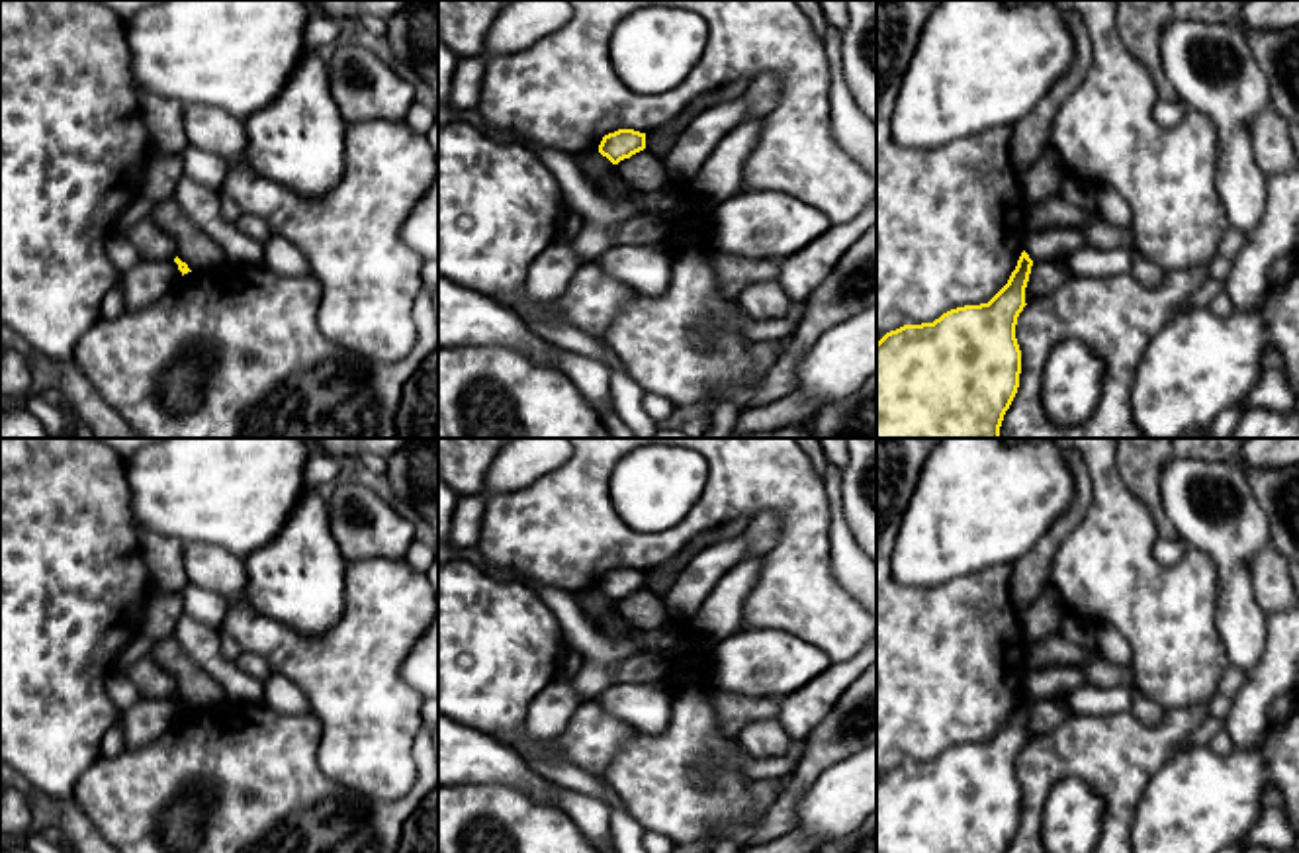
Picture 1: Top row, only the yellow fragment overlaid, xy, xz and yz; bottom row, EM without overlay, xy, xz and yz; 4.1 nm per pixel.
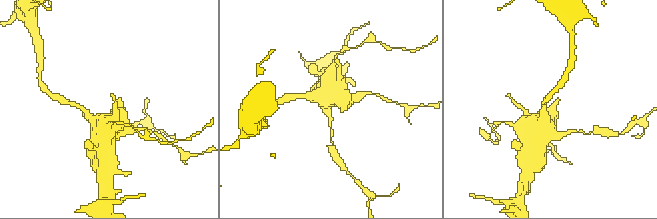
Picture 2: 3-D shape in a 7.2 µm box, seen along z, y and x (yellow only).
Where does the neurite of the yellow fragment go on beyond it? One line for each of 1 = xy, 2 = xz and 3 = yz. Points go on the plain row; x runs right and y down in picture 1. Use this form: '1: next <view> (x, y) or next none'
1: next none
2: next none
3: next none

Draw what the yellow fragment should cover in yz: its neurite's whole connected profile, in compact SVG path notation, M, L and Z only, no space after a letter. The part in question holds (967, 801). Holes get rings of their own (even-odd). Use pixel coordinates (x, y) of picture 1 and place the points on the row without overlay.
M1023 689L1008 722L980 743L943 751L933 761L904 763L876 781L876 853L1006 853L1021 812L1015 777L1033 698Z

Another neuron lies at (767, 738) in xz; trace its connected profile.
M779 718L747 724L736 741L751 759L781 757L792 743Z

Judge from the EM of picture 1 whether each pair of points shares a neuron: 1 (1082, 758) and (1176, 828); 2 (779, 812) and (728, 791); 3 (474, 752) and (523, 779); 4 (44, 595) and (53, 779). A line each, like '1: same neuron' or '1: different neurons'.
1: different neurons
2: different neurons
3: same neuron
4: same neuron

